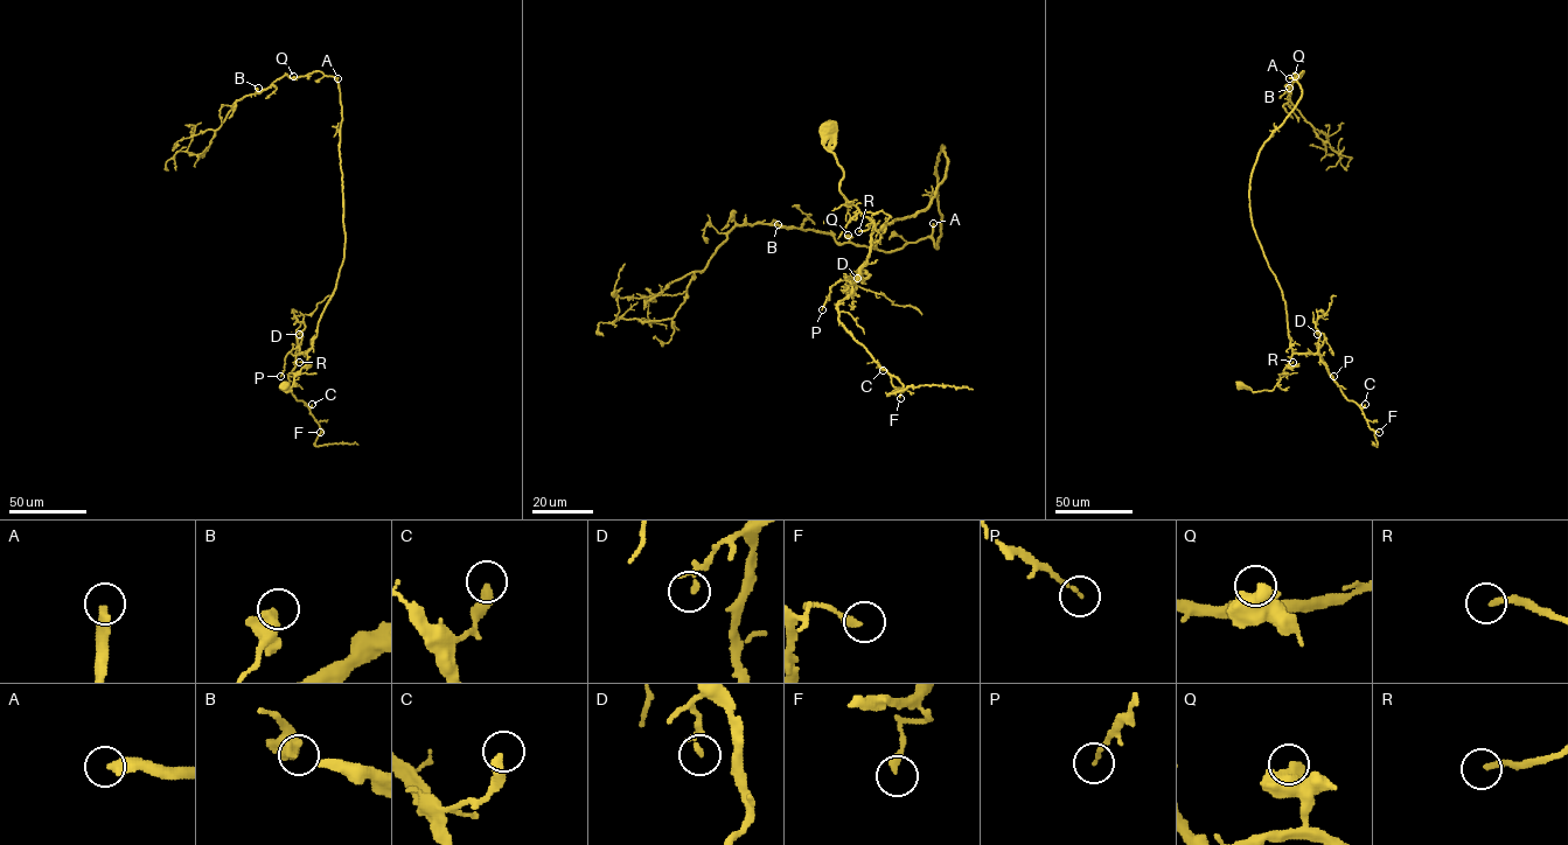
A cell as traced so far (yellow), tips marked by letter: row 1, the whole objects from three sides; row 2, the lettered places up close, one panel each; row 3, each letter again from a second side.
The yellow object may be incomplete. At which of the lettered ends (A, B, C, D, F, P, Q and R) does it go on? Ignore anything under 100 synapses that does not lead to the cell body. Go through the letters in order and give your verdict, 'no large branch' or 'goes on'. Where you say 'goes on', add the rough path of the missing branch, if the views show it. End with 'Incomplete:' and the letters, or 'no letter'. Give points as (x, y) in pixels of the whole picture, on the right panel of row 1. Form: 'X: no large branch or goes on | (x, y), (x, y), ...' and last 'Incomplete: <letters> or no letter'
A: goes on | (1289, 78), (1293, 82), (1290, 79), (1303, 62), (1289, 75), (1290, 104), (1302, 110), (1350, 149)
B: no large branch
C: no large branch
D: no large branch
F: no large branch
P: no large branch
Q: no large branch
R: no large branch
Incomplete: A

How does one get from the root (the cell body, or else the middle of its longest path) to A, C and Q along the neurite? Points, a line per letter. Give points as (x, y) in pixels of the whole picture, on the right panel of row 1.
A: (1240, 384), (1272, 390), (1291, 355), (1249, 193), (1260, 147), (1300, 98), (1289, 78)
C: (1240, 384), (1253, 392), (1272, 390), (1293, 354), (1311, 353), (1319, 355), (1349, 400), (1361, 407), (1365, 404)
Q: (1240, 384), (1272, 390), (1291, 355), (1249, 189), (1260, 147), (1300, 98), (1303, 71), (1295, 76)

